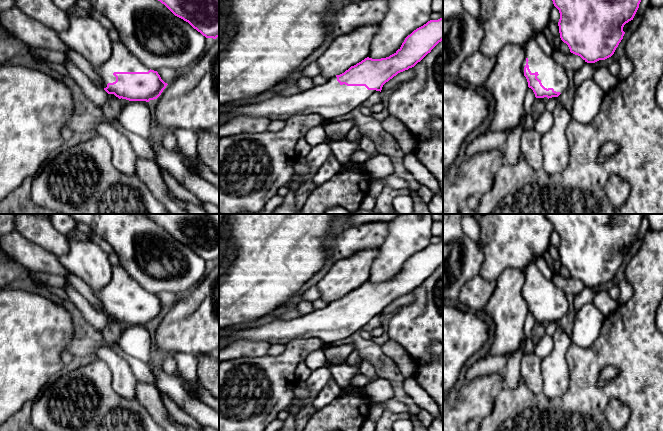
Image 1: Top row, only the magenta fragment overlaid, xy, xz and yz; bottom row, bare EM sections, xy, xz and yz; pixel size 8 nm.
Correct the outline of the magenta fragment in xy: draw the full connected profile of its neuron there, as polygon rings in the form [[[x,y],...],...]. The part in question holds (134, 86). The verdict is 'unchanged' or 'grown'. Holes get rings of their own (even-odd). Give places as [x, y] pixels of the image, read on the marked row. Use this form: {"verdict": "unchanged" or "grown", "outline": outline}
{"verdict": "grown", "outline": [[[122,42],[112,43],[112,53],[110,58],[99,67],[93,67],[94,72],[100,78],[101,89],[108,94],[114,94],[119,99],[129,101],[146,101],[157,99],[168,85],[165,83],[157,71],[144,66]]]}

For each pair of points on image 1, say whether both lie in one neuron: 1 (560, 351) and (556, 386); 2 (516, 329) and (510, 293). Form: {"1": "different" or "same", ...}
{"1": "same", "2": "same"}

